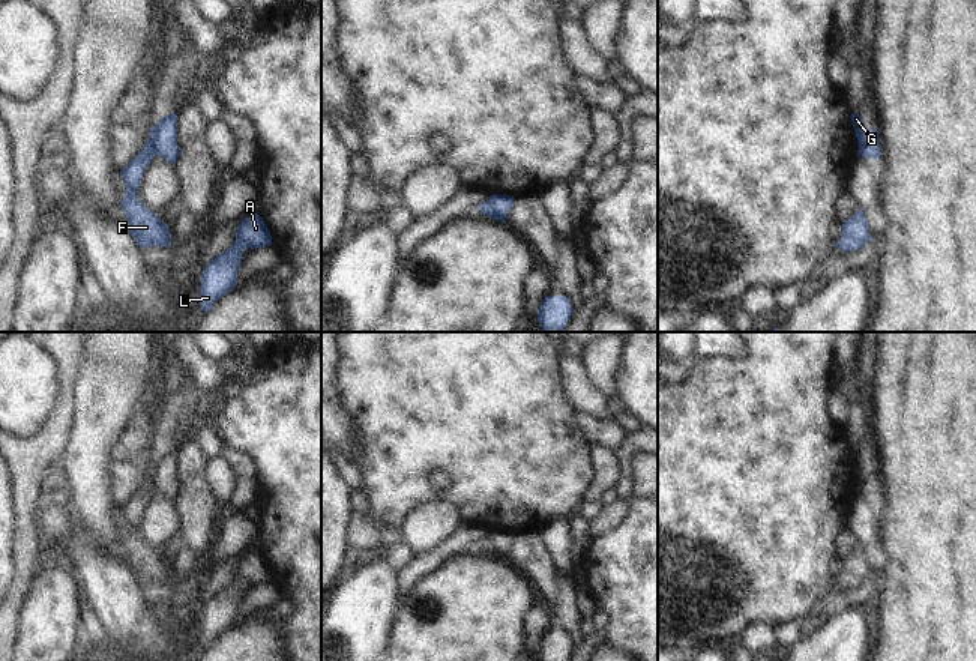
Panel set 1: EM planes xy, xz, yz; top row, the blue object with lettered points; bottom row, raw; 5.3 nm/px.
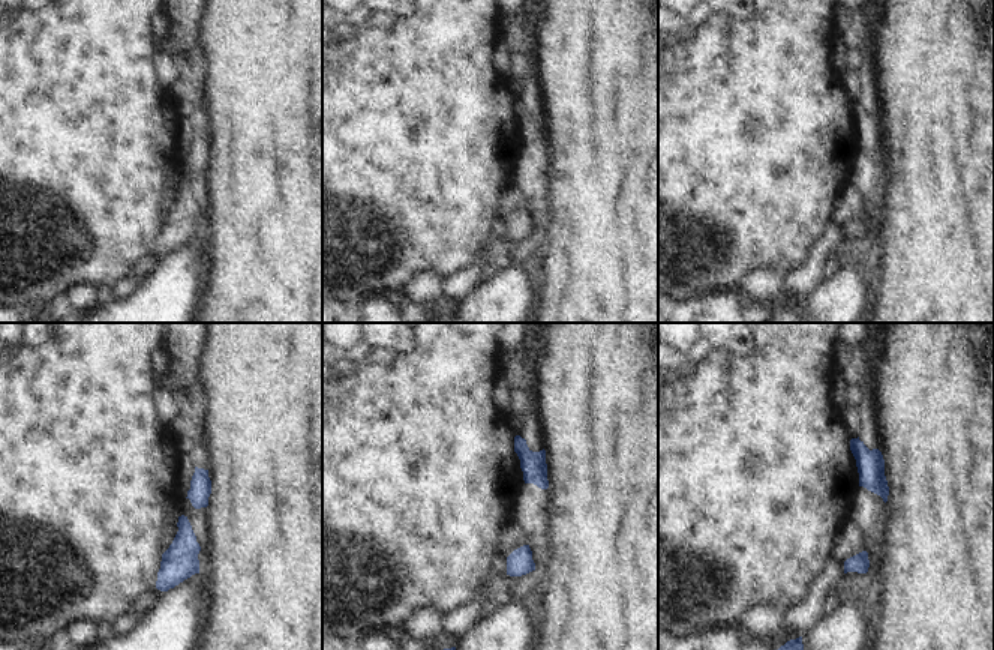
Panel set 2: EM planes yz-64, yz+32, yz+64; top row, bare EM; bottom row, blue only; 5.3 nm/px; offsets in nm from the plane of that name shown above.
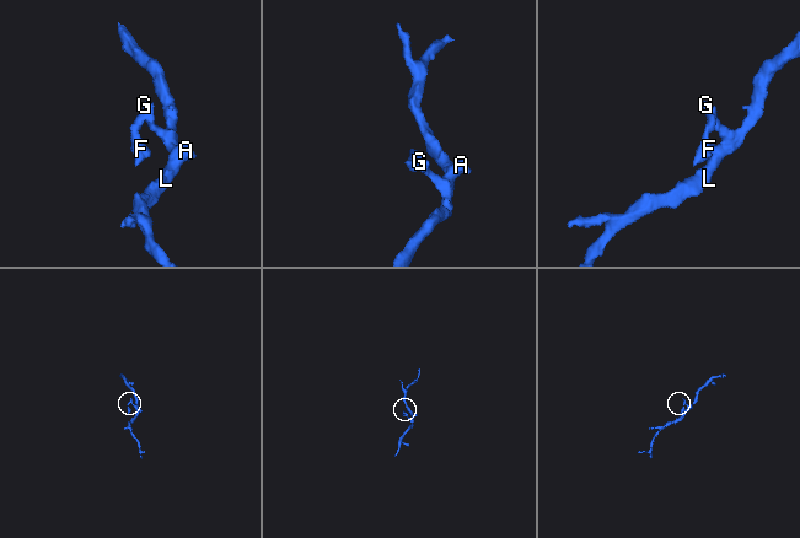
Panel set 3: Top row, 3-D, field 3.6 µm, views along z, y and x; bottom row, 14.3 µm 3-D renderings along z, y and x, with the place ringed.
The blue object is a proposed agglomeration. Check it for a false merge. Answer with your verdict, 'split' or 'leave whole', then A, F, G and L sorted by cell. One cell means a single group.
split; A G L / F

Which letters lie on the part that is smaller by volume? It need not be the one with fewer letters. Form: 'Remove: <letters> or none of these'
Remove: F

